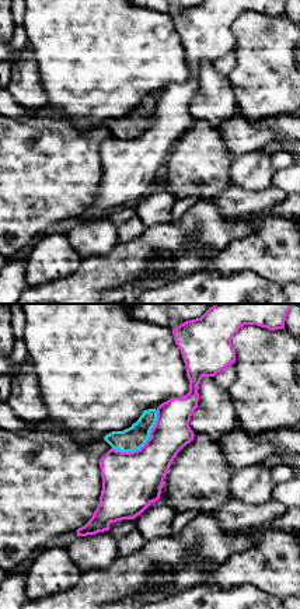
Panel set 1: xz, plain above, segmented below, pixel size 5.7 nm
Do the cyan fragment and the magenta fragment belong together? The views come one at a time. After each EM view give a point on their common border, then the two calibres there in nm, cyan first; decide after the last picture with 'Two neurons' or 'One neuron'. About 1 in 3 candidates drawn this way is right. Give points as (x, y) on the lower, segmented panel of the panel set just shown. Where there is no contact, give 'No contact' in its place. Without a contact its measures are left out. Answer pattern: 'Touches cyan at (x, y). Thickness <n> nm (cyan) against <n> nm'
Touches cyan at (145, 443). Thickness 140 nm (cyan) against 340 nm

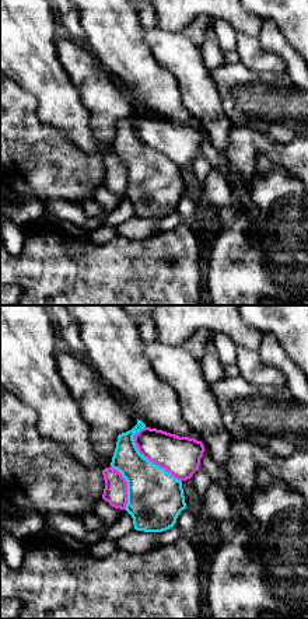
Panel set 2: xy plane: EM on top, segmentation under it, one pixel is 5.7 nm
Touches cyan at (149, 461). Thickness 320 nm (cyan) against 220 nm

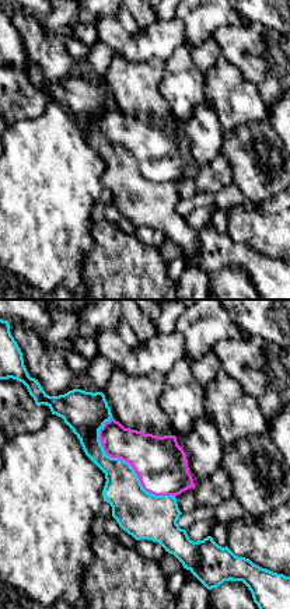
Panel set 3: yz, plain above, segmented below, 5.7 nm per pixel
Touches cyan at (129, 465). Thickness 240 nm (cyan) against 300 nm

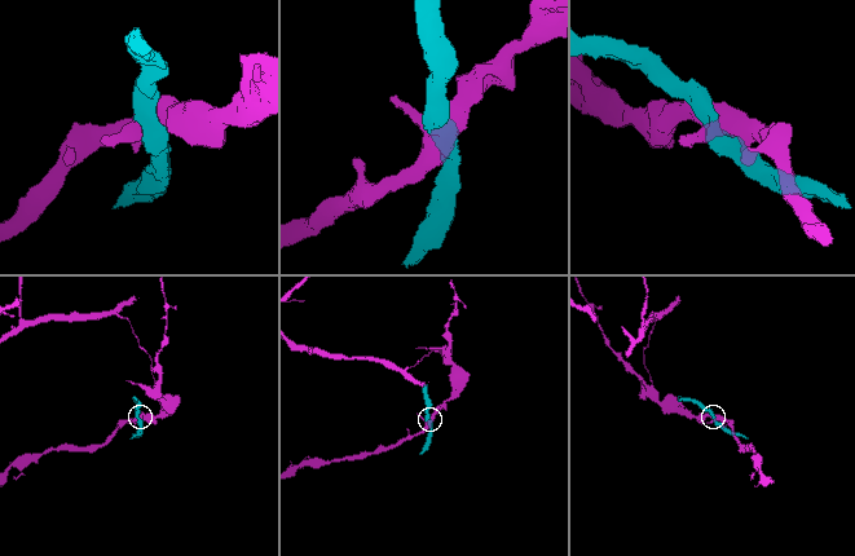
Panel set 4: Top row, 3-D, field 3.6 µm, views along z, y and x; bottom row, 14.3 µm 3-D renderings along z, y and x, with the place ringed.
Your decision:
Two neurons

